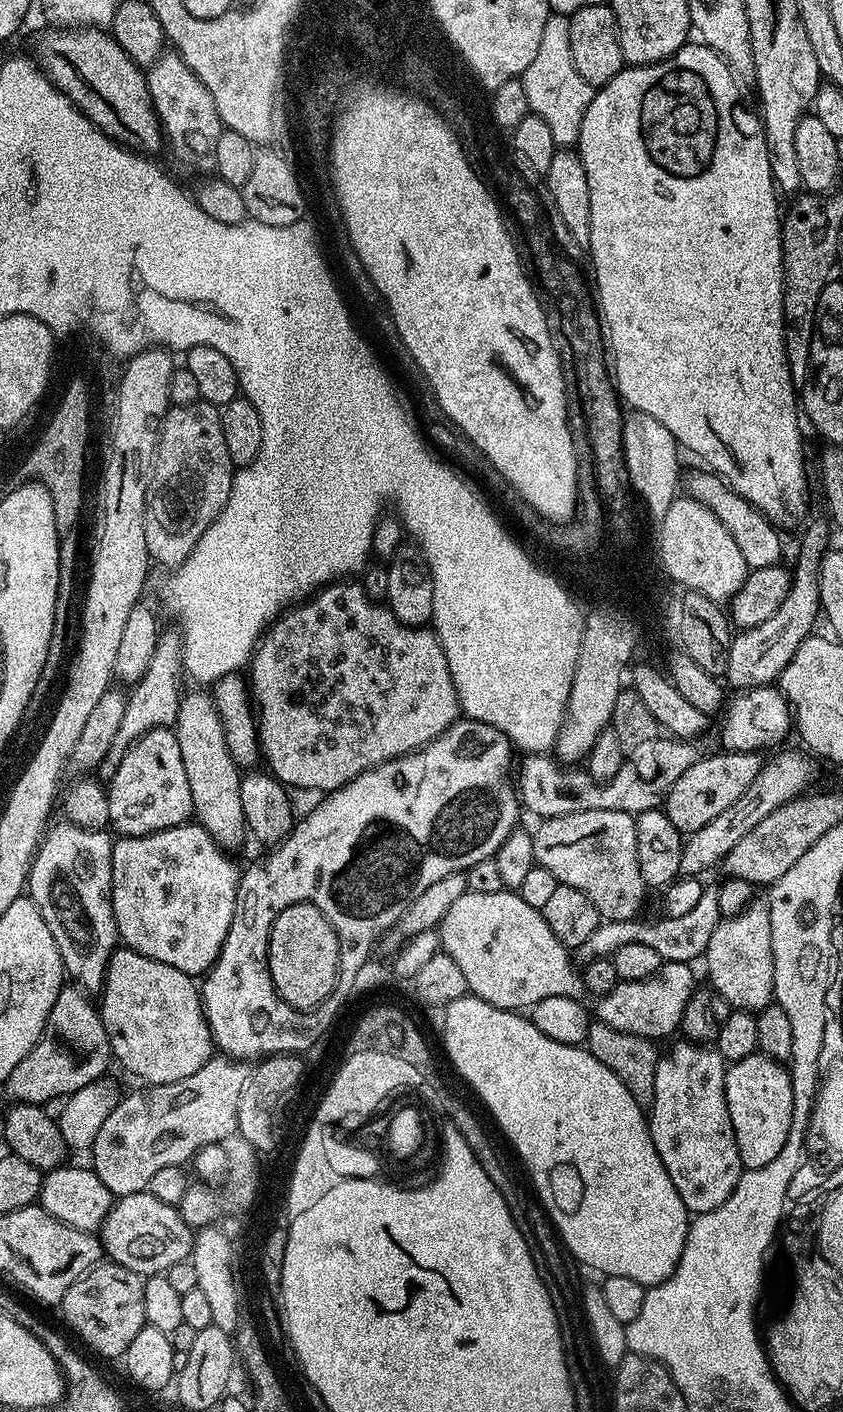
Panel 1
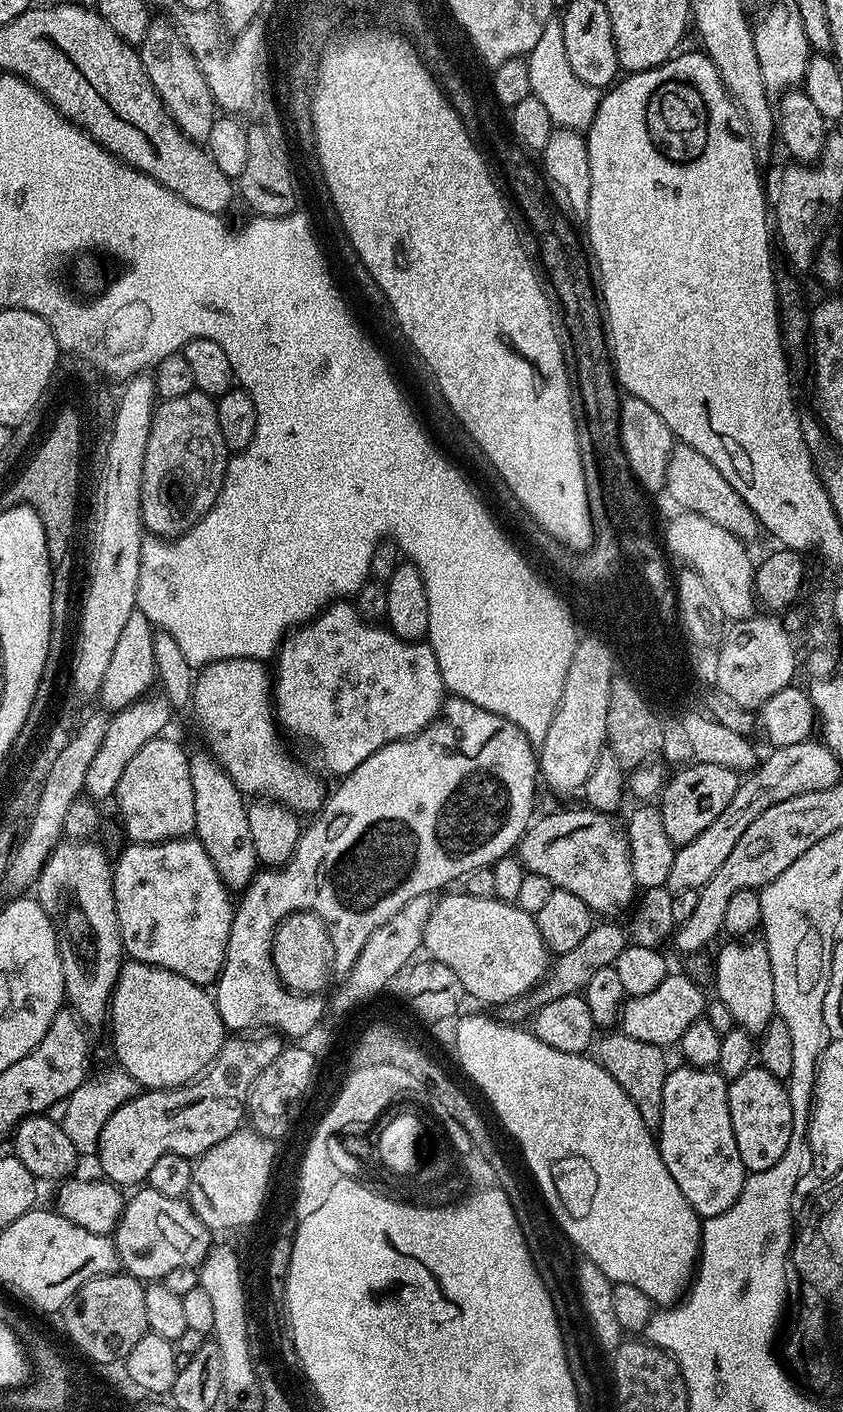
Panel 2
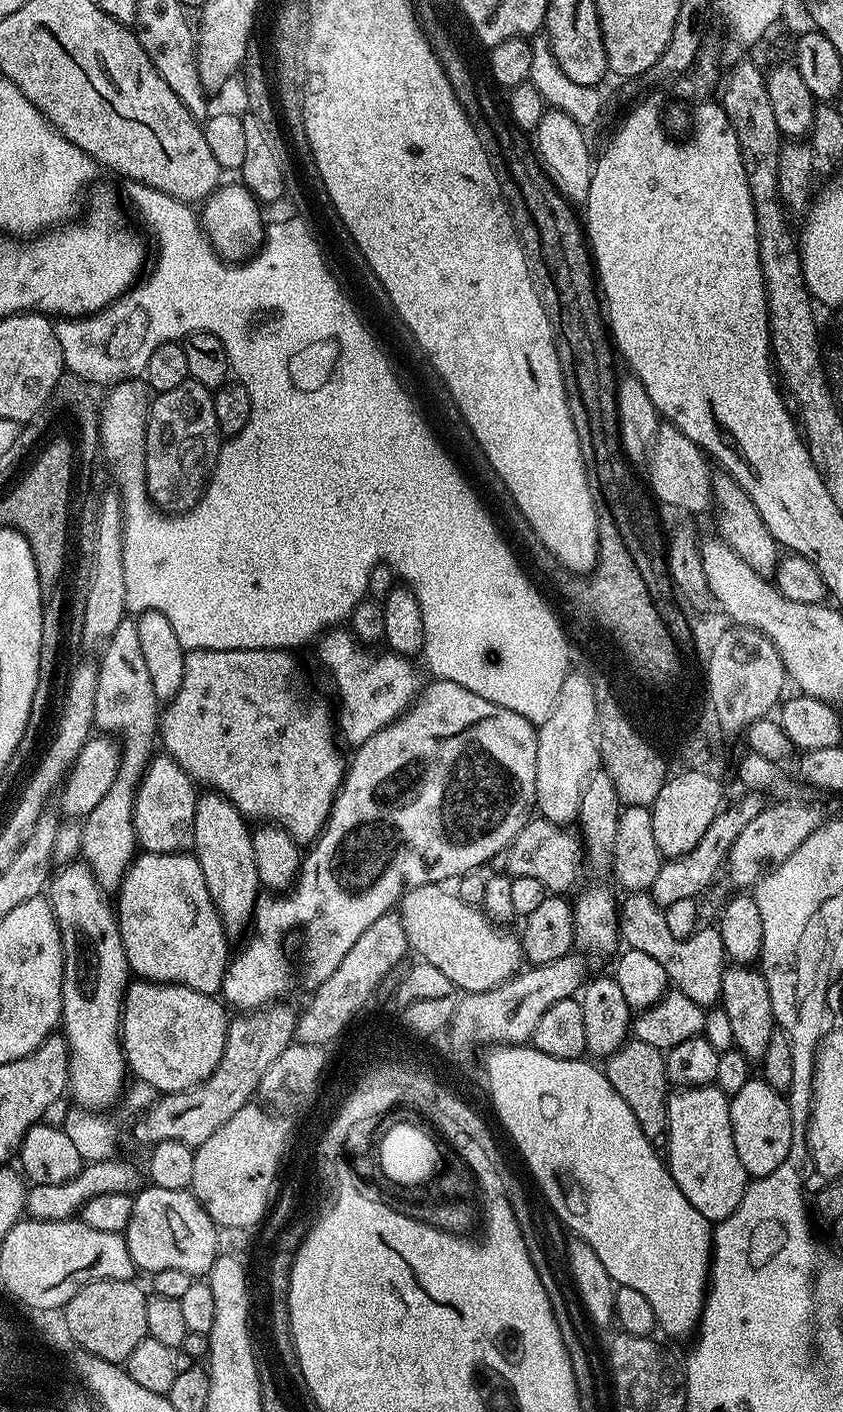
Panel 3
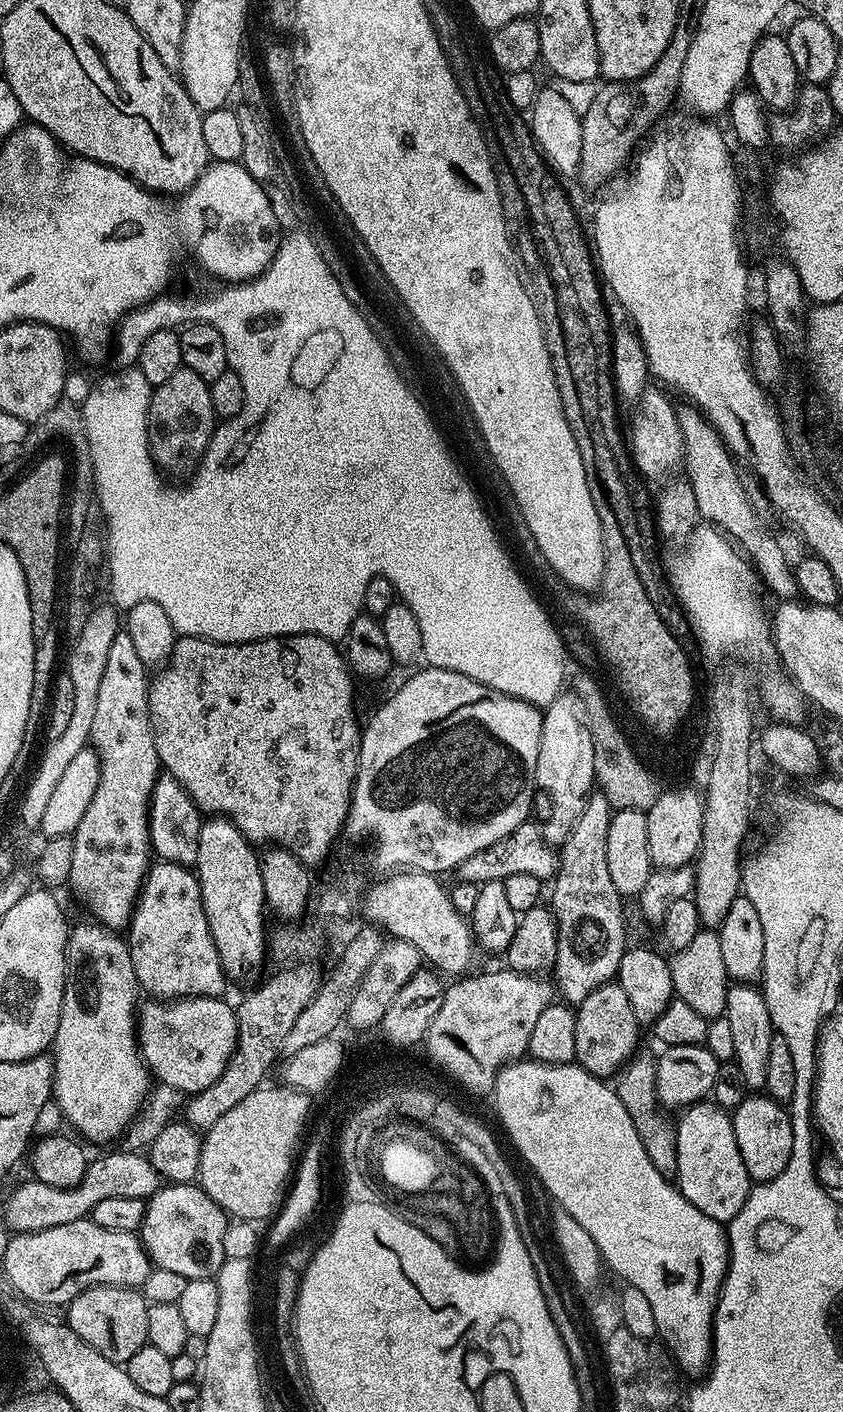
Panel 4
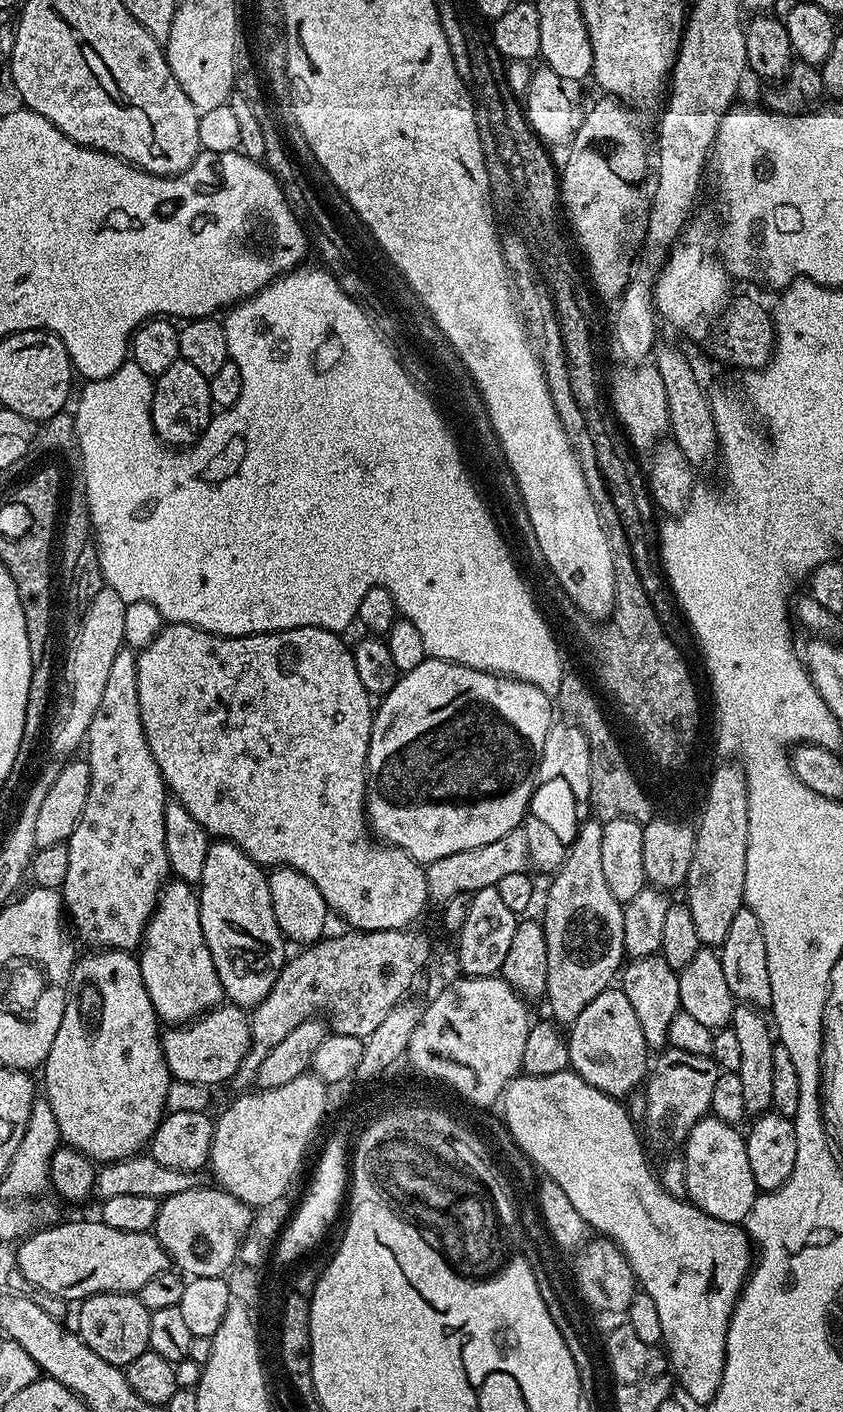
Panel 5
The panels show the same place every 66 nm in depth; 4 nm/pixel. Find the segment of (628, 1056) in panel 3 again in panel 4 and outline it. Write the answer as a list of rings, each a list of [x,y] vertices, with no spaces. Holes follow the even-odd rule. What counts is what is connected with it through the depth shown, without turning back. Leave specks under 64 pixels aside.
[[[633,1055],[632,1059],[616,1073],[614,1087],[618,1098],[622,1098],[622,1106],[626,1106],[626,1114],[630,1114],[630,1122],[634,1122],[634,1130],[638,1130],[638,1138],[642,1138],[642,1146],[650,1157],[650,1162],[654,1162],[654,1170],[658,1170],[658,1174],[672,1178],[675,1177],[678,1166],[676,1129],[673,1121],[671,1119],[668,1121],[669,1113],[662,1107],[658,1098],[657,1057],[640,1055]]]

